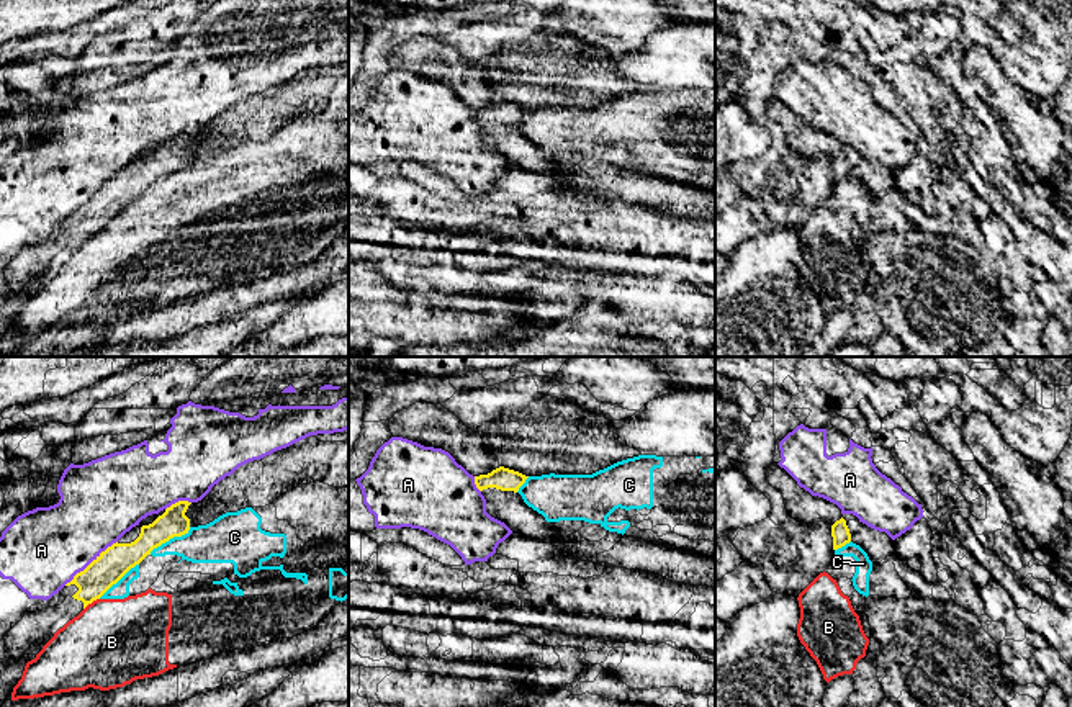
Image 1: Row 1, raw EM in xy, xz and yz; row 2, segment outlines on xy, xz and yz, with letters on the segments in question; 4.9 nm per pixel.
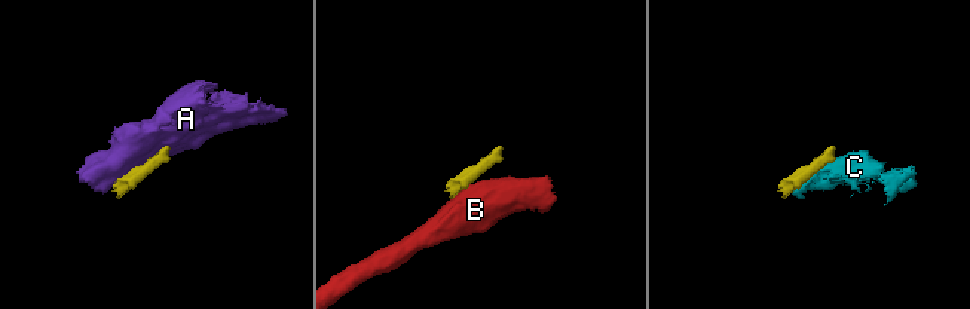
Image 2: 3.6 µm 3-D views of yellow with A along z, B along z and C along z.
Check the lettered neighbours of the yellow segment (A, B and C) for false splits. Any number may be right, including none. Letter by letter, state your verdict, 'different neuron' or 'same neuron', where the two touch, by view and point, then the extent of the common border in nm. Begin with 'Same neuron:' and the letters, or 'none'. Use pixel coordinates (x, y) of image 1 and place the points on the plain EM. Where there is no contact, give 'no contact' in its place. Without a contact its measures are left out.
Same neuron: none
A: different neuron; meets yellow in xy at (92, 195); contact 340 nm long
B: different neuron; meets yellow in xy at (90, 236); contact 100 nm long
C: different neuron; meets yellow in xy at (169, 172); contact 240 nm long

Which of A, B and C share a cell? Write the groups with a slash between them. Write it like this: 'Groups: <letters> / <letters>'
Groups: A / B C

